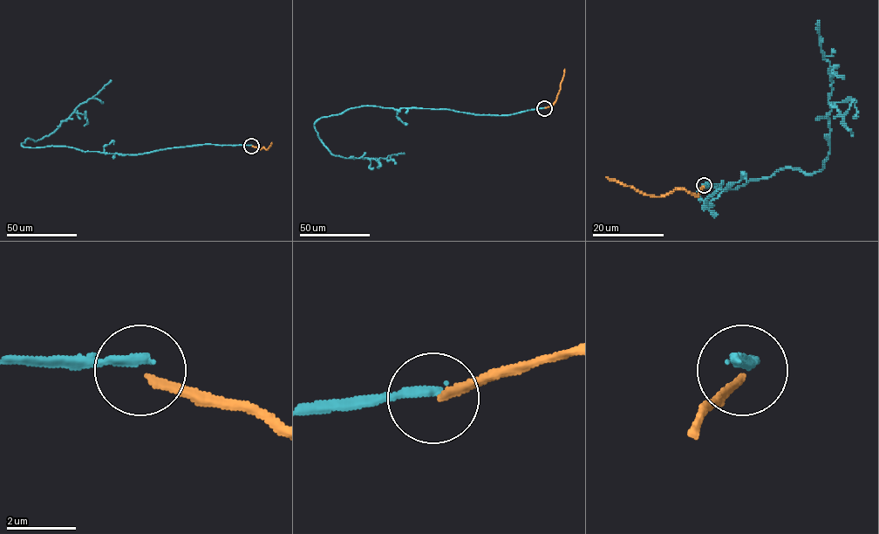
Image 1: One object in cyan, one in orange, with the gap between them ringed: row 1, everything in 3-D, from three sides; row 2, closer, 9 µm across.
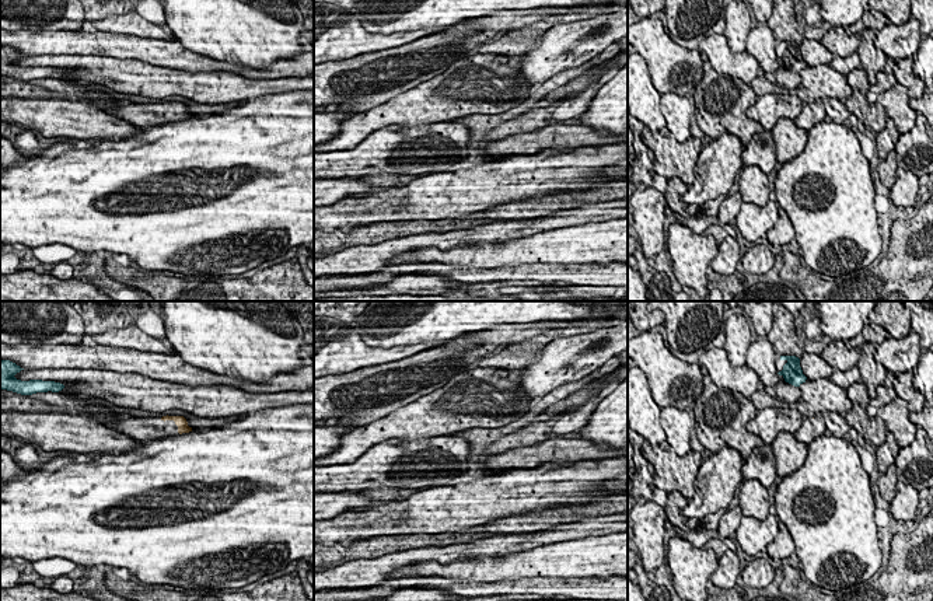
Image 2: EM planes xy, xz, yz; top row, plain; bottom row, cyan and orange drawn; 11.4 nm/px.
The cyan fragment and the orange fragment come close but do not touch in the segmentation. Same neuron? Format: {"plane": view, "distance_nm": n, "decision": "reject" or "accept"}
{"plane": "xy", "distance_nm": 1150, "decision": "reject"}

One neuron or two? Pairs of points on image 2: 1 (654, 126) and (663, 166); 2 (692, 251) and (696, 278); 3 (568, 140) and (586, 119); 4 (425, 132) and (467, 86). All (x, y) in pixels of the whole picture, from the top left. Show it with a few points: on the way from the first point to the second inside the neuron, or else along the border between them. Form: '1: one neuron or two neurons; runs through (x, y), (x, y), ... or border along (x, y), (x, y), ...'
1: two neurons; border along (666, 126), (659, 130)
2: one neuron; runs through (692, 258), (692, 271)
3: two neurons; border along (580, 123), (589, 128), (605, 129), (612, 136)
4: two neurons; border along (451, 119), (401, 126)

